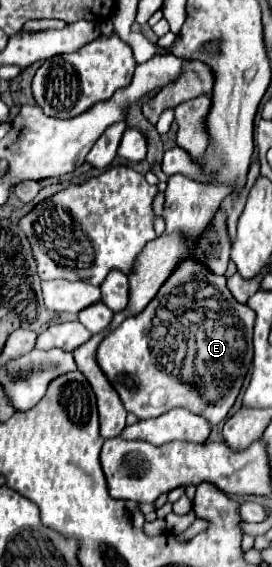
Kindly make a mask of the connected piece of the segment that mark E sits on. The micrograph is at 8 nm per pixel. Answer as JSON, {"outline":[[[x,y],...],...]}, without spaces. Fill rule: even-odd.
{"outline":[[[184,257],[148,307],[142,313],[128,317],[102,339],[96,359],[112,387],[118,391],[126,411],[134,413],[138,419],[158,417],[168,409],[184,407],[206,417],[210,425],[216,425],[228,415],[252,365],[254,319],[254,311],[232,297],[224,275],[212,275],[198,259]]]}

